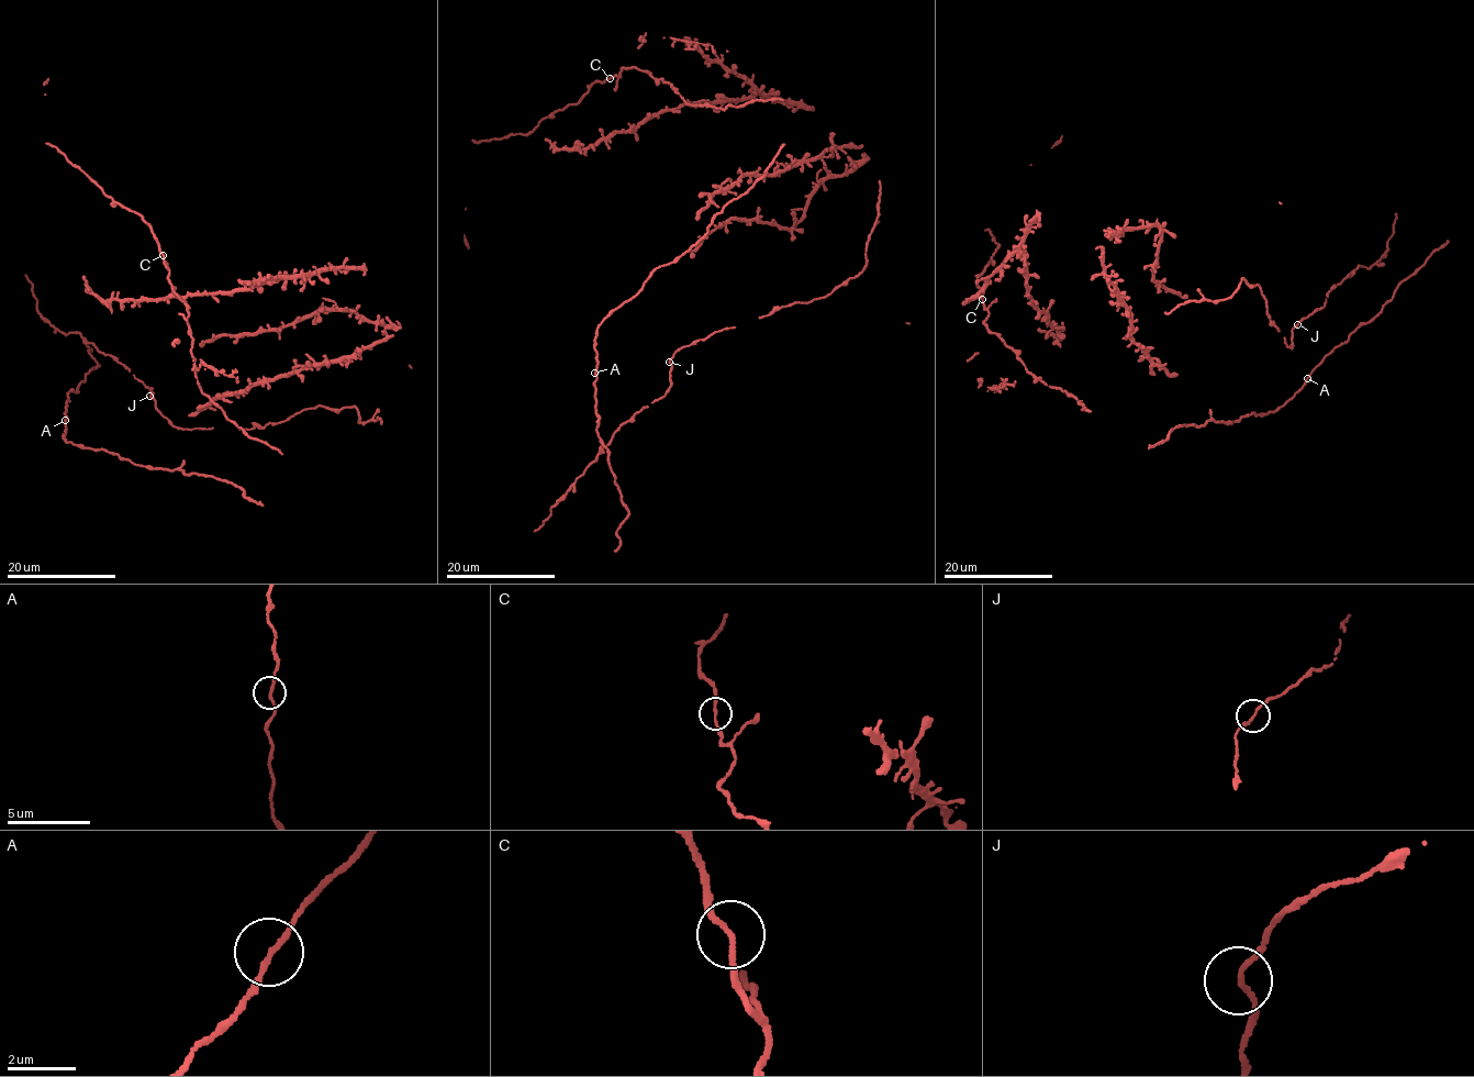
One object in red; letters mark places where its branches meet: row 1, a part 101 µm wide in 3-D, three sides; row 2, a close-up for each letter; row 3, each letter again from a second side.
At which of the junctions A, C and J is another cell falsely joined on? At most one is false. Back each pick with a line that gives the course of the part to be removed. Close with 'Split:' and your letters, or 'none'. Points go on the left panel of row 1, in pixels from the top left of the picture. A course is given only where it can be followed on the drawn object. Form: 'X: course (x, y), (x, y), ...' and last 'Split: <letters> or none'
Split: none

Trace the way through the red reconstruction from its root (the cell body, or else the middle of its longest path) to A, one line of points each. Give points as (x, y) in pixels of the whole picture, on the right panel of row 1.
A: (1197, 425), (1210, 420), (1227, 424), (1251, 413), (1261, 415), (1275, 411), (1302, 388), (1307, 378)

